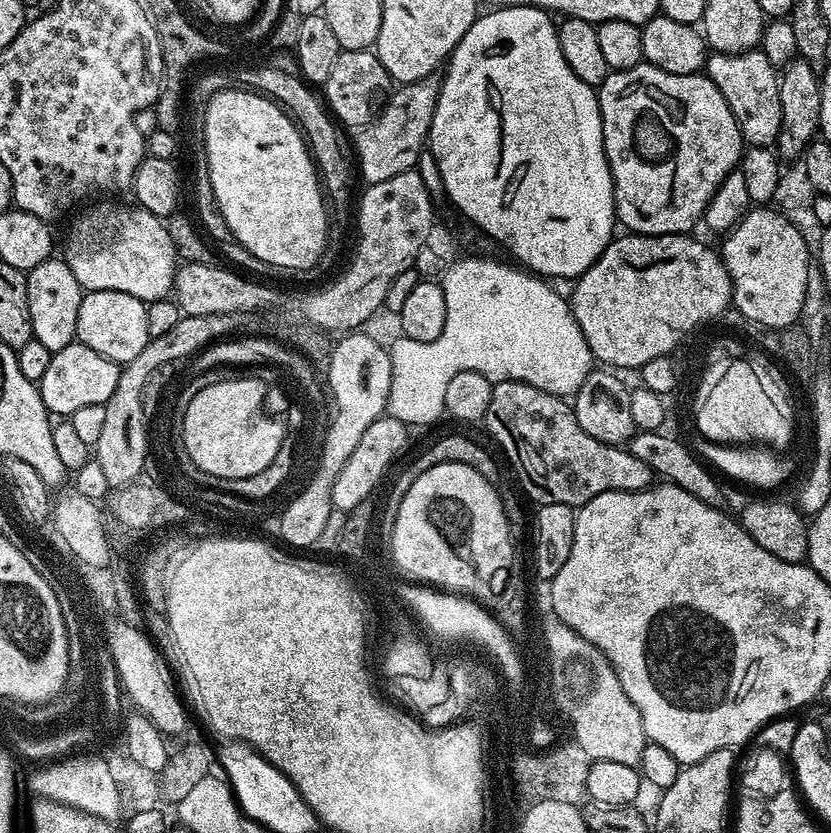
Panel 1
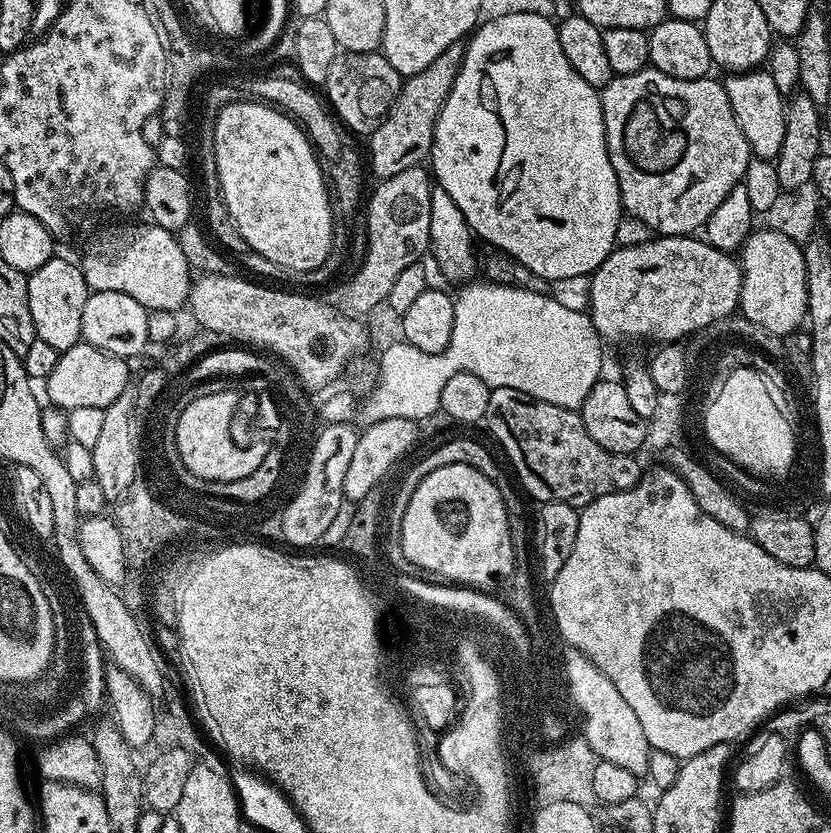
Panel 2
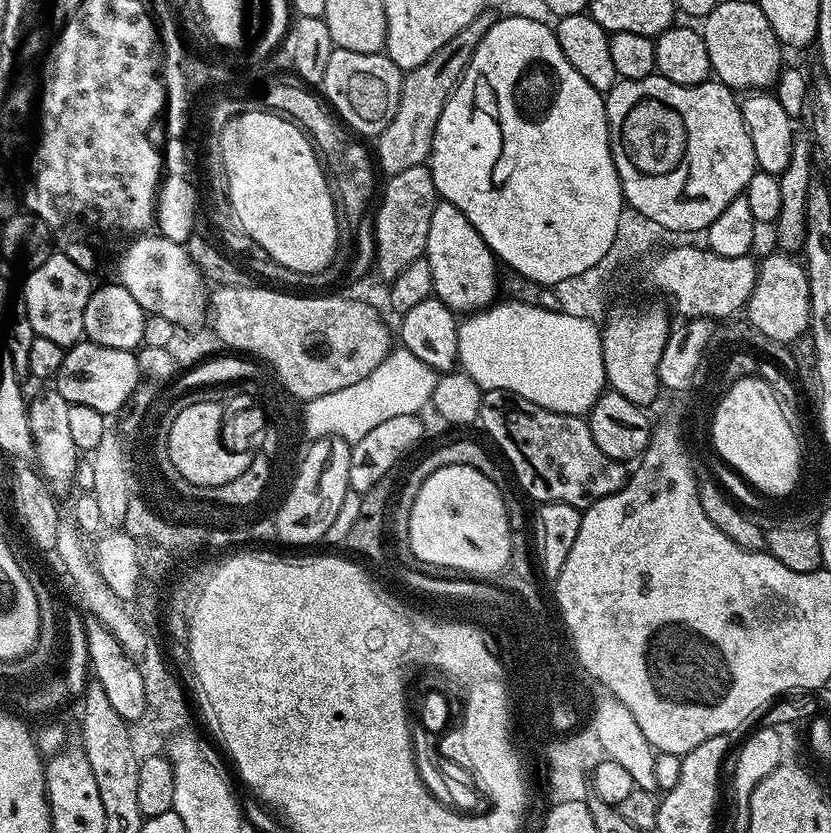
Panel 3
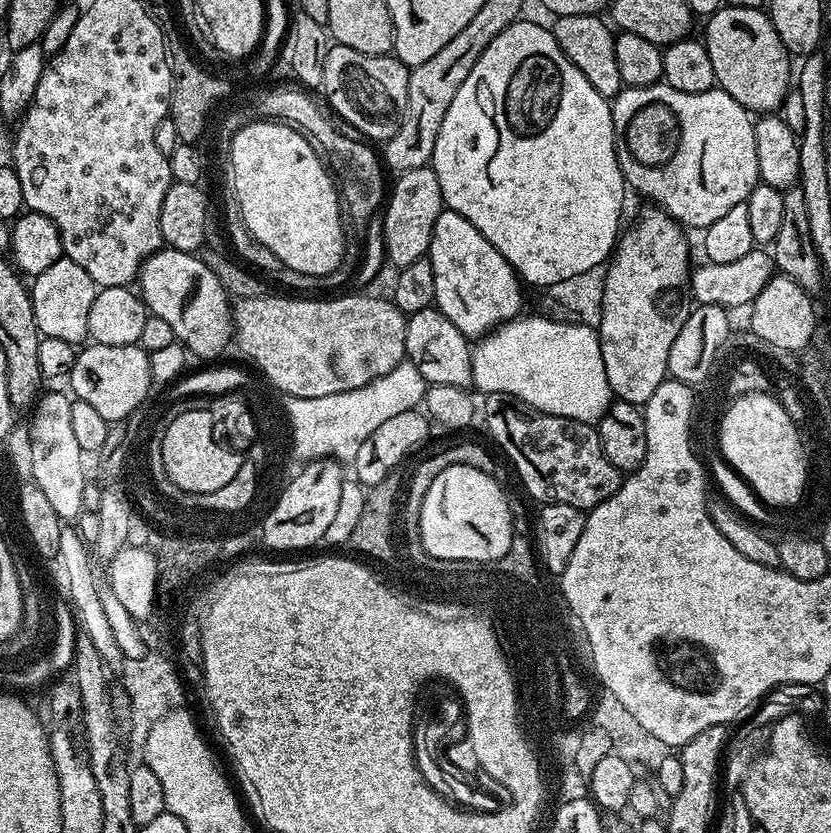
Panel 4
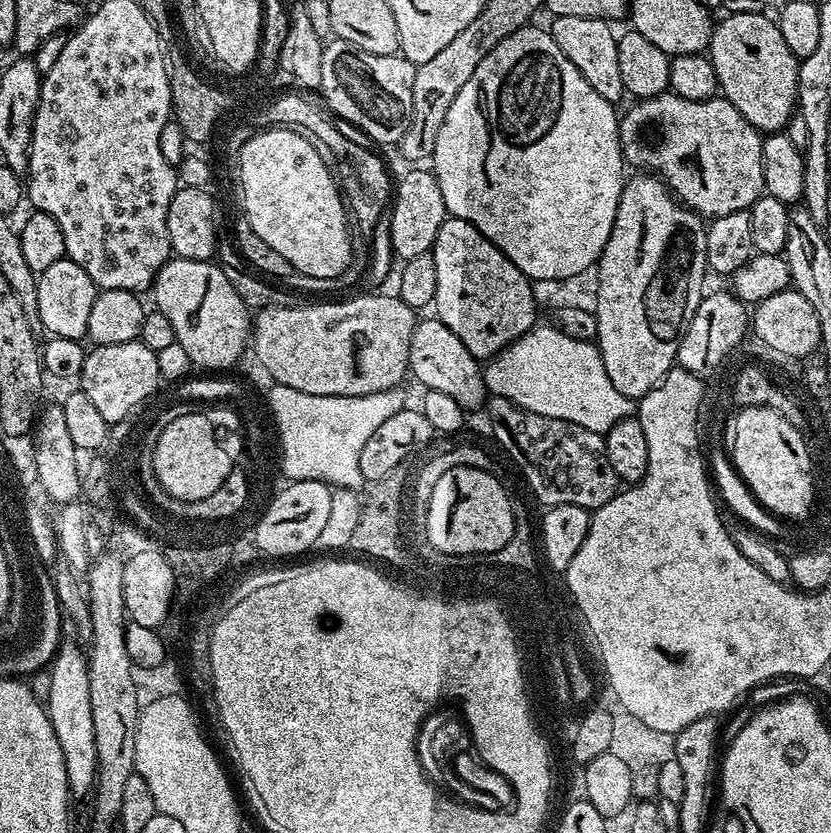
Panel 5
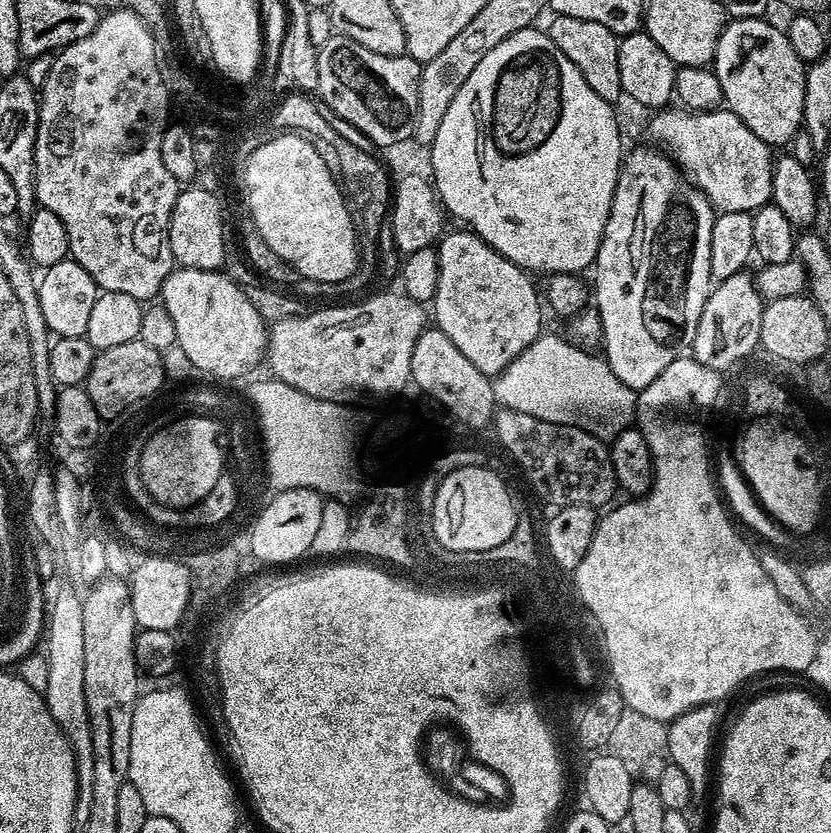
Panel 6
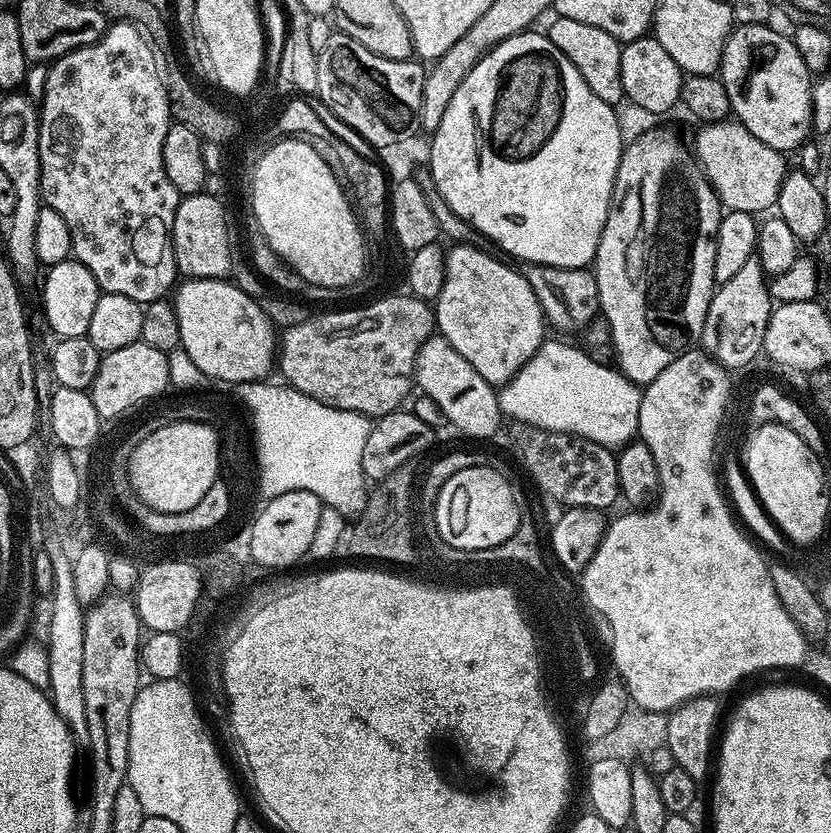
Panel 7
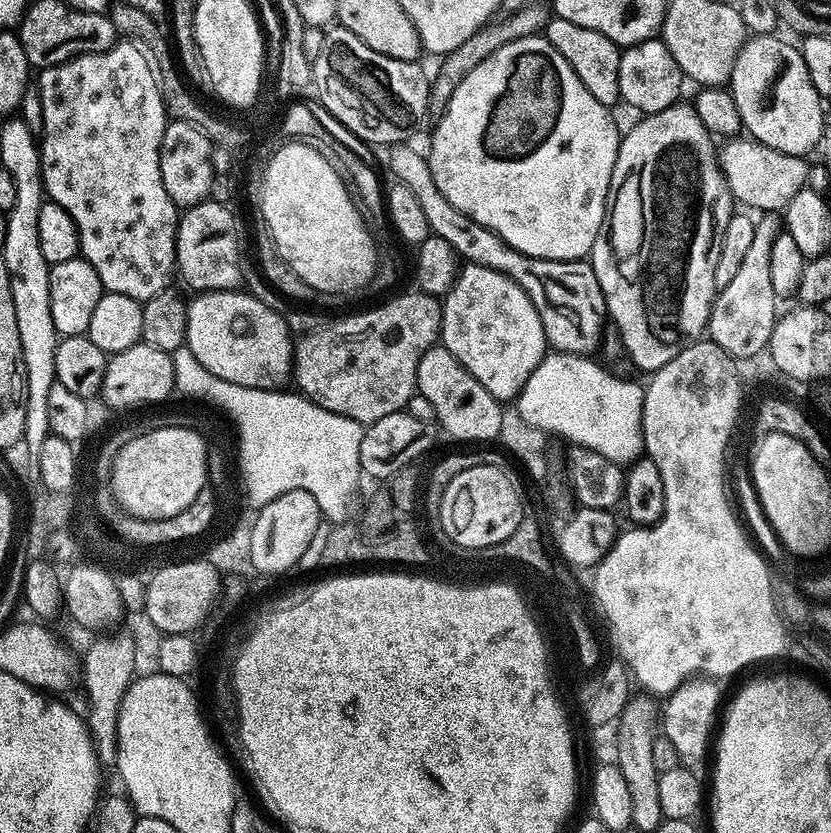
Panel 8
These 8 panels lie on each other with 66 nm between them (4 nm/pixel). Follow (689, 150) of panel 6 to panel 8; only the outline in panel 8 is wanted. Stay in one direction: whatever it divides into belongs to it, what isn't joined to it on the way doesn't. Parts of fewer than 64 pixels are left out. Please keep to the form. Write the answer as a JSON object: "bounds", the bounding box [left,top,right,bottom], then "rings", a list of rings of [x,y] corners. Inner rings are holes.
{"bounds":[718,138,809,213],"rings":[[[732,138],[725,144],[728,145],[725,148],[723,145],[718,156],[721,169],[734,200],[741,205],[749,204],[744,205],[749,209],[779,213],[790,202],[790,198],[794,198],[794,194],[798,194],[809,183],[809,161],[803,156],[782,154],[751,138]]]}

